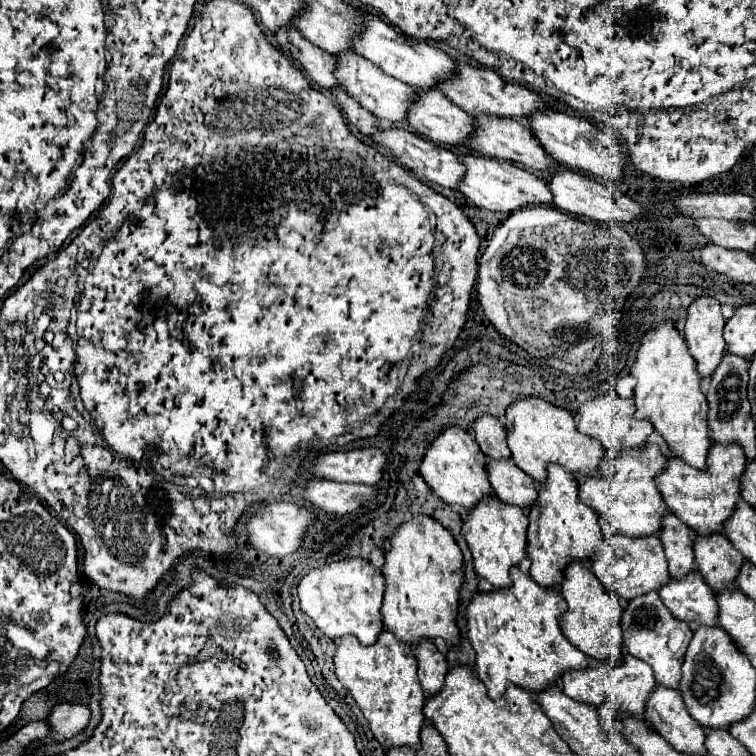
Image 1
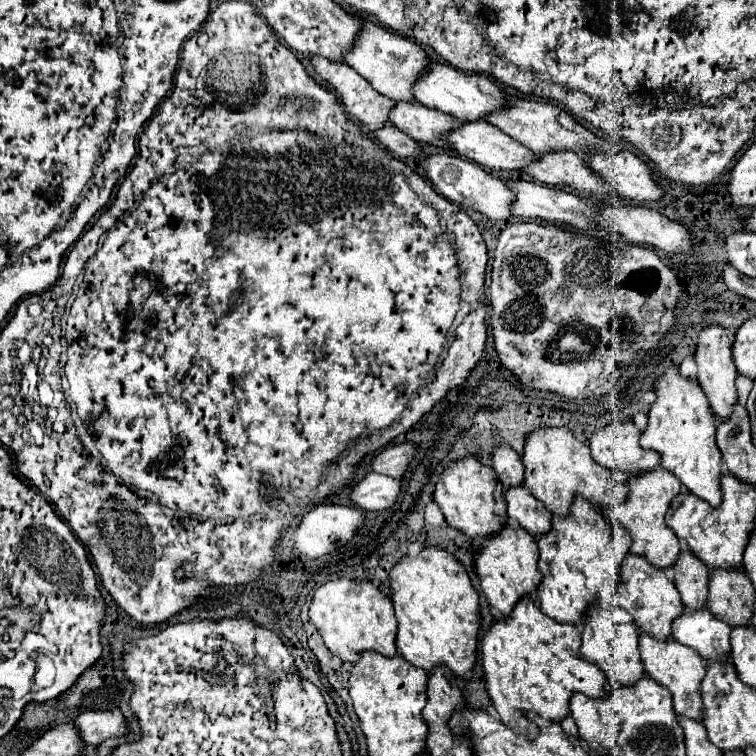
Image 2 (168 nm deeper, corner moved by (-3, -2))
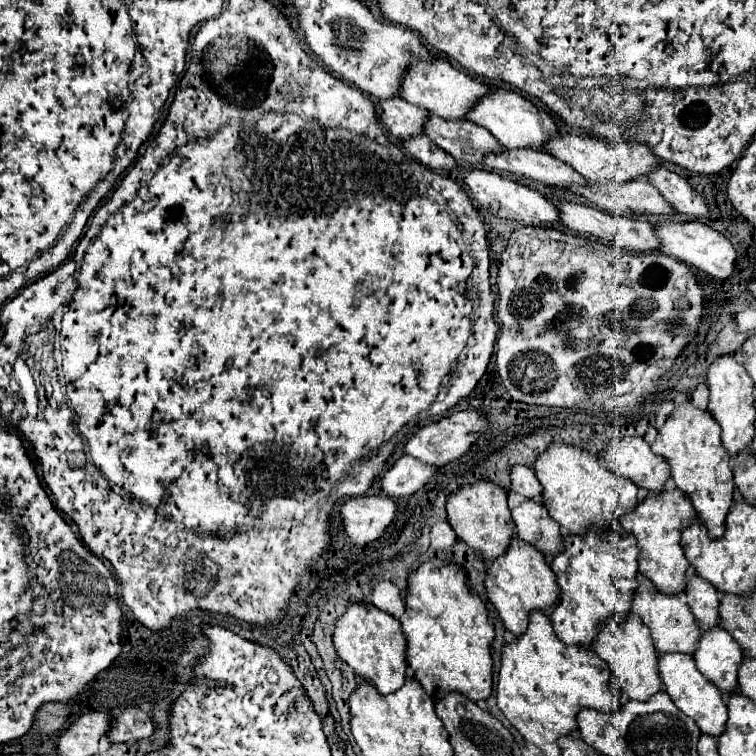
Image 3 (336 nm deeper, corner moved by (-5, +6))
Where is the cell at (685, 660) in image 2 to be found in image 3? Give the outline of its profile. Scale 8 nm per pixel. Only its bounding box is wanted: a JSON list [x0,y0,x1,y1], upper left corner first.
[658,652,726,736]

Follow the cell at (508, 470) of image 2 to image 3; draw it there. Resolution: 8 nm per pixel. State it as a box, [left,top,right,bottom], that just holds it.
[510,464,542,498]

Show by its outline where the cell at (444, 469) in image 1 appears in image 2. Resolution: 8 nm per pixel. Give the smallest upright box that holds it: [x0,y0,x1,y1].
[434,456,508,540]

